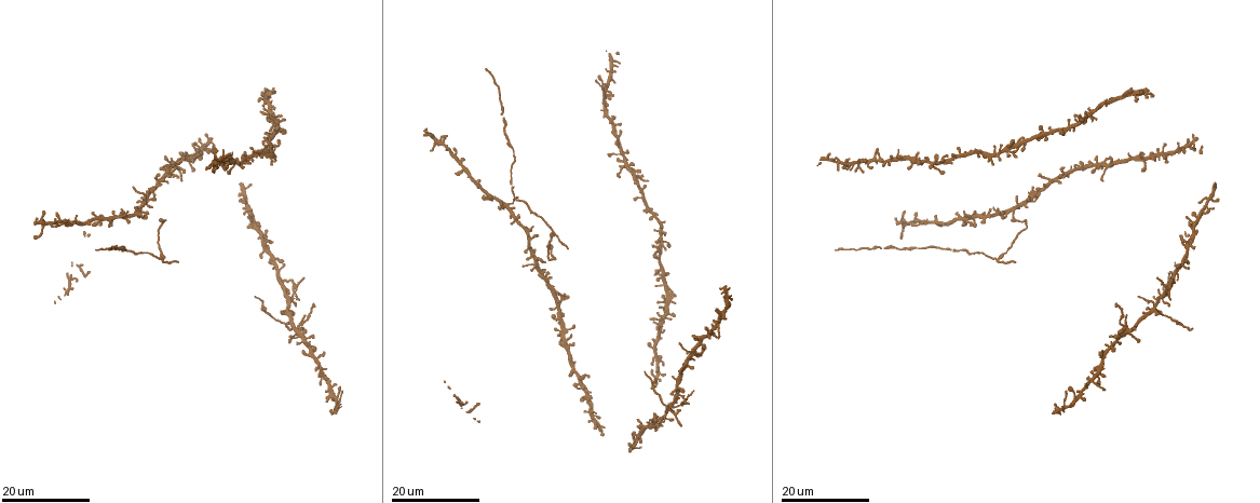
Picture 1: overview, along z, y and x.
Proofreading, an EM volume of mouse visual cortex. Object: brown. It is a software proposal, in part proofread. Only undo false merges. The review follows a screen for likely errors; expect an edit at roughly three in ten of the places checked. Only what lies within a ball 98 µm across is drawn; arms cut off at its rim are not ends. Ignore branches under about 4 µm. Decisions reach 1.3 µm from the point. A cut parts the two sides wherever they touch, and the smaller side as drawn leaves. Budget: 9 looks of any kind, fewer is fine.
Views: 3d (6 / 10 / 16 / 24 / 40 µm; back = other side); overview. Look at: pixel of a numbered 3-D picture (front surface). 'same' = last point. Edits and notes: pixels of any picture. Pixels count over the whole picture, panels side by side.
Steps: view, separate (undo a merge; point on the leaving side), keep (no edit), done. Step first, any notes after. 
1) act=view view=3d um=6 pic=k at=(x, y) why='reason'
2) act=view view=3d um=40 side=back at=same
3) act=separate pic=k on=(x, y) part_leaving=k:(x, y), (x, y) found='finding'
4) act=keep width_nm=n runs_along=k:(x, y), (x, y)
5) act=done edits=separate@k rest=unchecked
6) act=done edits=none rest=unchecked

act=view view=3d um=24 pic=1 at=(678, 387) why='four or more arms meet'

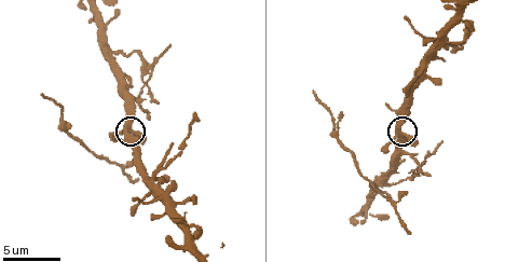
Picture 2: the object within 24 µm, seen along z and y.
act=view view=3d um=10 pic=2 at=(396, 132)

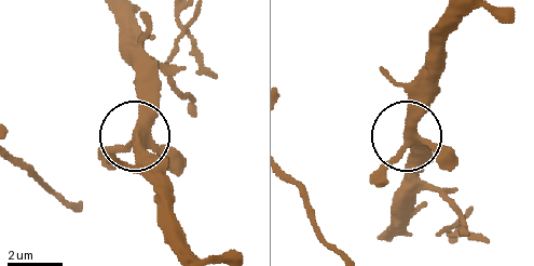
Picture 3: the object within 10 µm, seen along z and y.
act=view view=3d um=10 side=back pic=3 at=(405, 140) why='from behind'

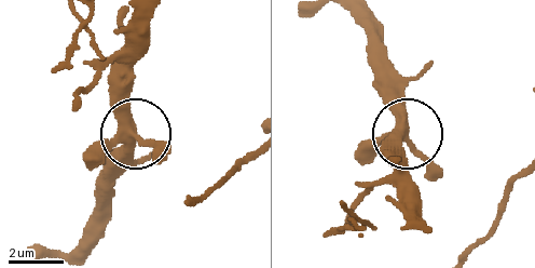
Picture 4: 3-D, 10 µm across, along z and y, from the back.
act=keep runs_along=4:(151, 18), (131, 75), (131, 116), (163, 156) found='continuous, no second neuron'

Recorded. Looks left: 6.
act=view view=3d um=10 pic=2 at=(114, 55)

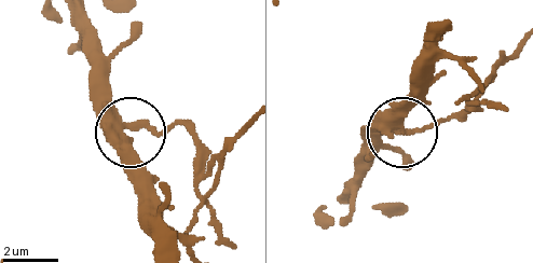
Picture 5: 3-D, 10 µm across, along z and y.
act=separate pic=5 on=(152, 127) part_leaving=5:(118, 113), (136, 125), (185, 132), (201, 169), (247, 118) found='a second neuron is stuck on'

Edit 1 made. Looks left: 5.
act=view view=overview

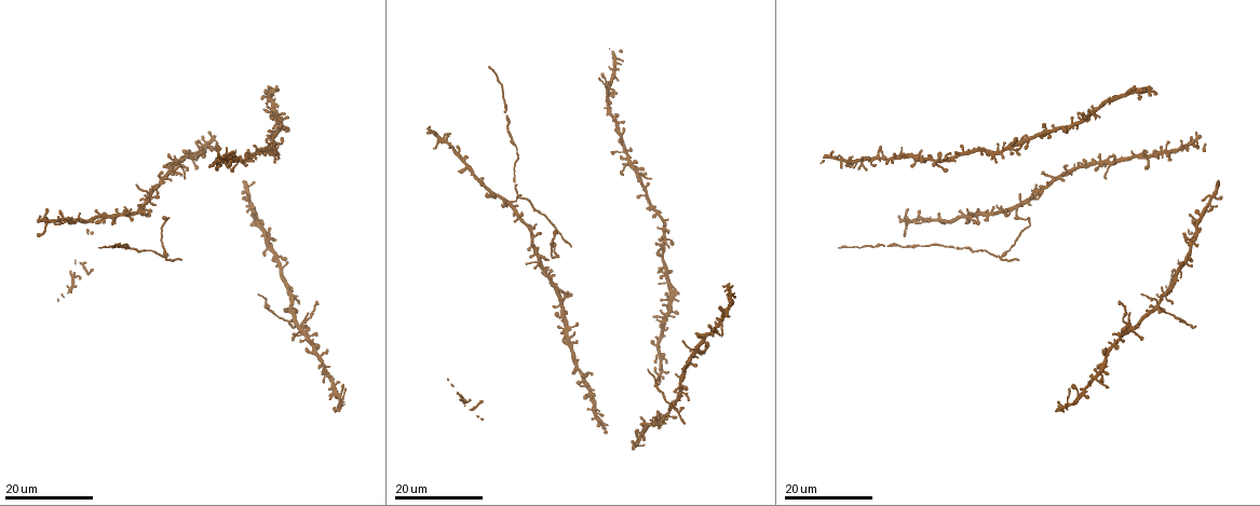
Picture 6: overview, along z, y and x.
act=view view=3d um=24 pic=6 at=(265, 305)

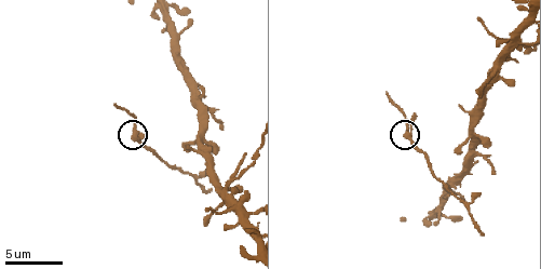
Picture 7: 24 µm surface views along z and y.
act=view view=3d um=10 pic=7 at=(134, 130) why='closer look'

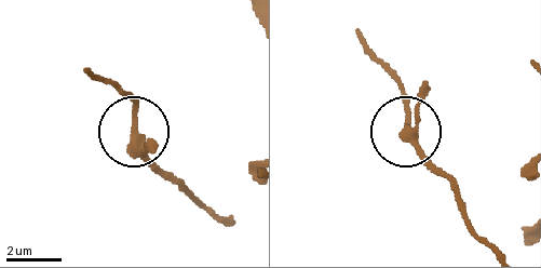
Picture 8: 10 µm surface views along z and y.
act=keep found='all the same neuron'

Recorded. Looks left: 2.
act=view view=3d um=6 pic=7 at=(228, 182) why='three arms meet'

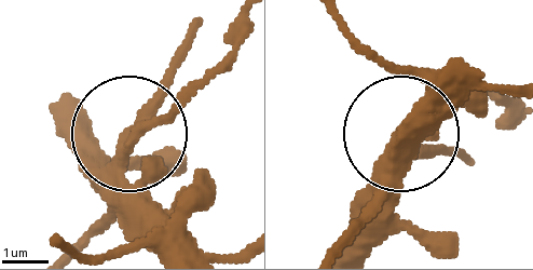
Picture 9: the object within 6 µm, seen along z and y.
act=keep side_arm_um=8 arms=3 found='all the same neuron'

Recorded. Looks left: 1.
act=done edits=separate@5 rest=unchecked

